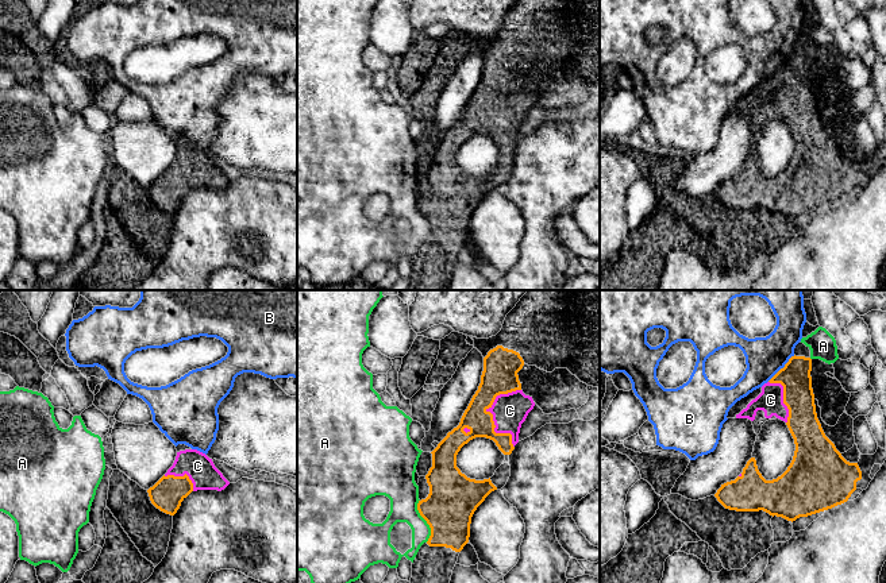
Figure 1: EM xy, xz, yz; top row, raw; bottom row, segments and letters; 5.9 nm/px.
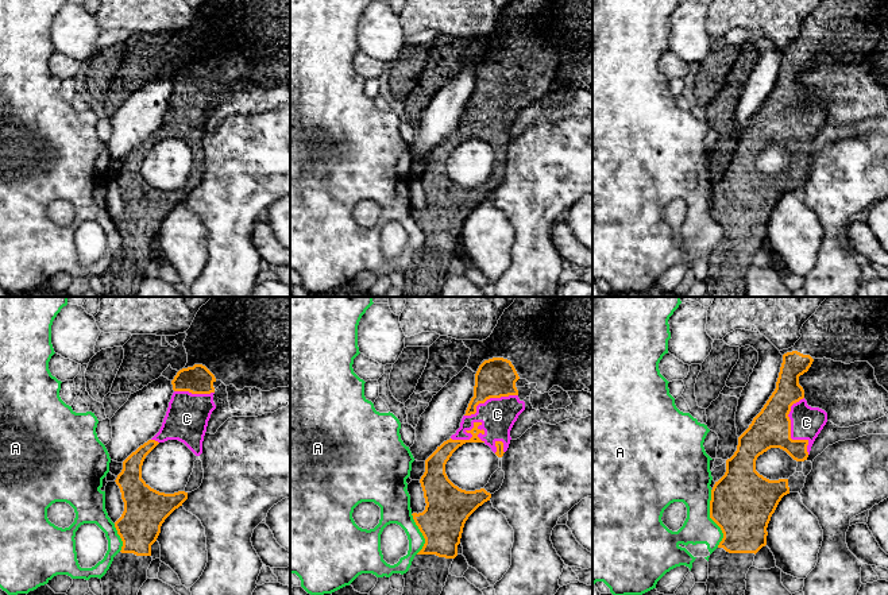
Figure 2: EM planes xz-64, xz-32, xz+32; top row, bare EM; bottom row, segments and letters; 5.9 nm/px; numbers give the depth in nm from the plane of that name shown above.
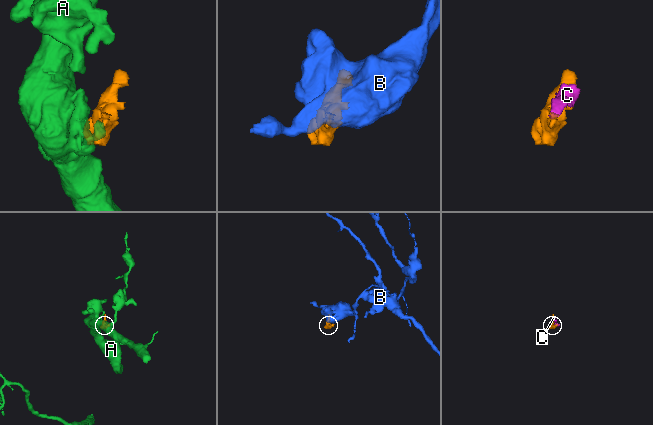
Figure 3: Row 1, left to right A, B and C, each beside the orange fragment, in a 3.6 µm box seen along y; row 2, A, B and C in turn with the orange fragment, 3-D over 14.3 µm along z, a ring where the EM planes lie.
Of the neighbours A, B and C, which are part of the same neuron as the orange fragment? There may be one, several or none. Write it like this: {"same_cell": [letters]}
{"same_cell": ["C"]}

